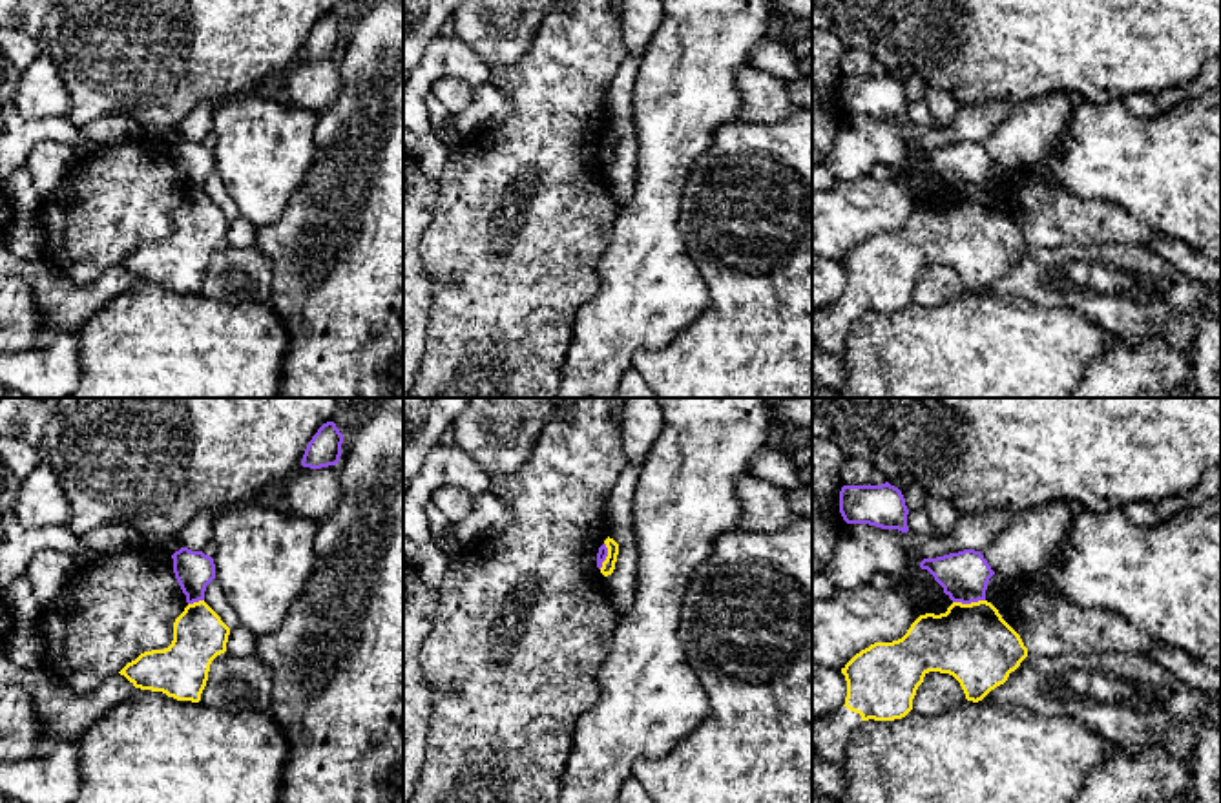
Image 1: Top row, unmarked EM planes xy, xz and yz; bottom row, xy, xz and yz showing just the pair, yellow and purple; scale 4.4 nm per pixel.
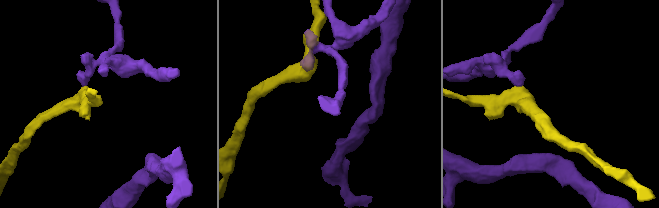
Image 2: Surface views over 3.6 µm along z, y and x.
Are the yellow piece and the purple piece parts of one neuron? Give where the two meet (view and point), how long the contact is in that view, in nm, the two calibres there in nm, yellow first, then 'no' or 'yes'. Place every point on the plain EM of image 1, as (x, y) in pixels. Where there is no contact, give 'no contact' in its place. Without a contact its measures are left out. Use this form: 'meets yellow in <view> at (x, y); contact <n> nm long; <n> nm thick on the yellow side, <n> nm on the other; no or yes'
meets yellow in yz at (968, 196); contact 140 nm long; 340 nm thick on the yellow side, 220 nm on the other; no

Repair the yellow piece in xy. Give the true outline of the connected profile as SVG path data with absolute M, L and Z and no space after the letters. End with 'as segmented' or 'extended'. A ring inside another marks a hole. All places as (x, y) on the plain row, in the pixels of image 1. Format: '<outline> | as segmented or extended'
M204 192L188 195L173 214L172 235L141 245L119 265L135 279L199 294L210 256L226 243L228 226L230 219Z | as segmented

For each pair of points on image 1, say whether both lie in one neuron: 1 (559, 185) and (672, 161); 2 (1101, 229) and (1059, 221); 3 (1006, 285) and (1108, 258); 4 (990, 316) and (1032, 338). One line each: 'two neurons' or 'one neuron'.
1: two neurons
2: one neuron
3: one neuron
4: one neuron

